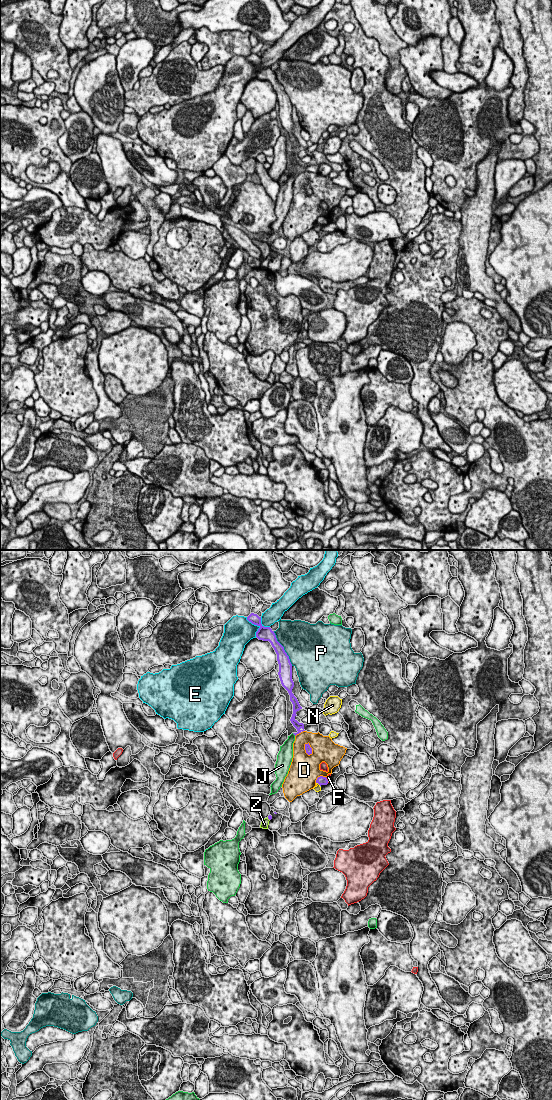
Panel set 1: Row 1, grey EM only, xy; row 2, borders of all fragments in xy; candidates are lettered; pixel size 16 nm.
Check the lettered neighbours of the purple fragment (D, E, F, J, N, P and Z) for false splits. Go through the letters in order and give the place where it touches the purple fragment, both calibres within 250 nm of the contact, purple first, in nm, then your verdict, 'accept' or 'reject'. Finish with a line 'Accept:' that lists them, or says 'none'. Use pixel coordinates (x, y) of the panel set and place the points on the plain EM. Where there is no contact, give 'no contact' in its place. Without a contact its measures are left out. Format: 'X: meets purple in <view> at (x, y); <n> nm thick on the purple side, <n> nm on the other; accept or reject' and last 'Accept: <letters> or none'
D: meets purple in xy at (311, 189); 100 nm thick on the purple side, 380 nm on the other; reject
E: meets purple in xy at (257, 65); 220 nm thick on the purple side, 360 nm on the other; reject
F: meets purple in xy at (326, 219); 140 nm thick on the purple side, 60 nm on the other; reject
J: meets purple in xy at (294, 174); 120 nm thick on the purple side, 180 nm on the other; reject
N: meets purple in xy at (318, 223); 140 nm thick on the purple side, 100 nm on the other; reject
P: meets purple in xy at (283, 88); 190 nm thick on the purple side, 480 nm on the other; reject
Z: meets purple in xy at (268, 258); 60 nm thick on the purple side, 130 nm on the other; accept
Accept: Z

